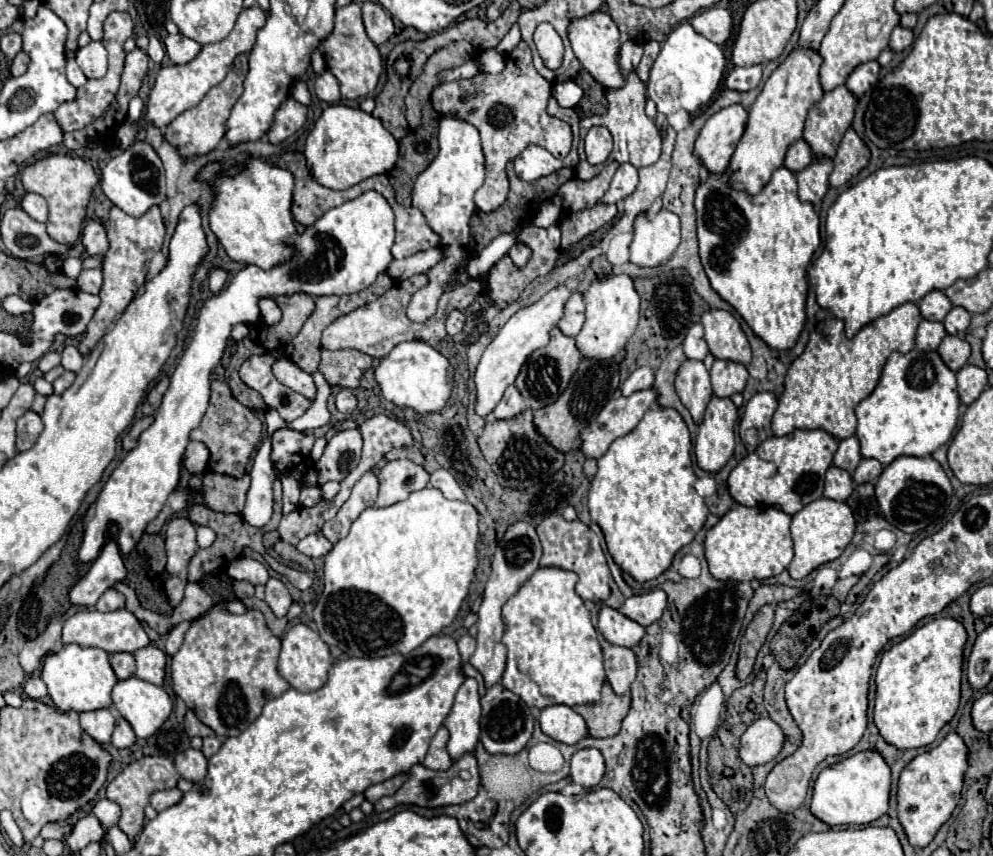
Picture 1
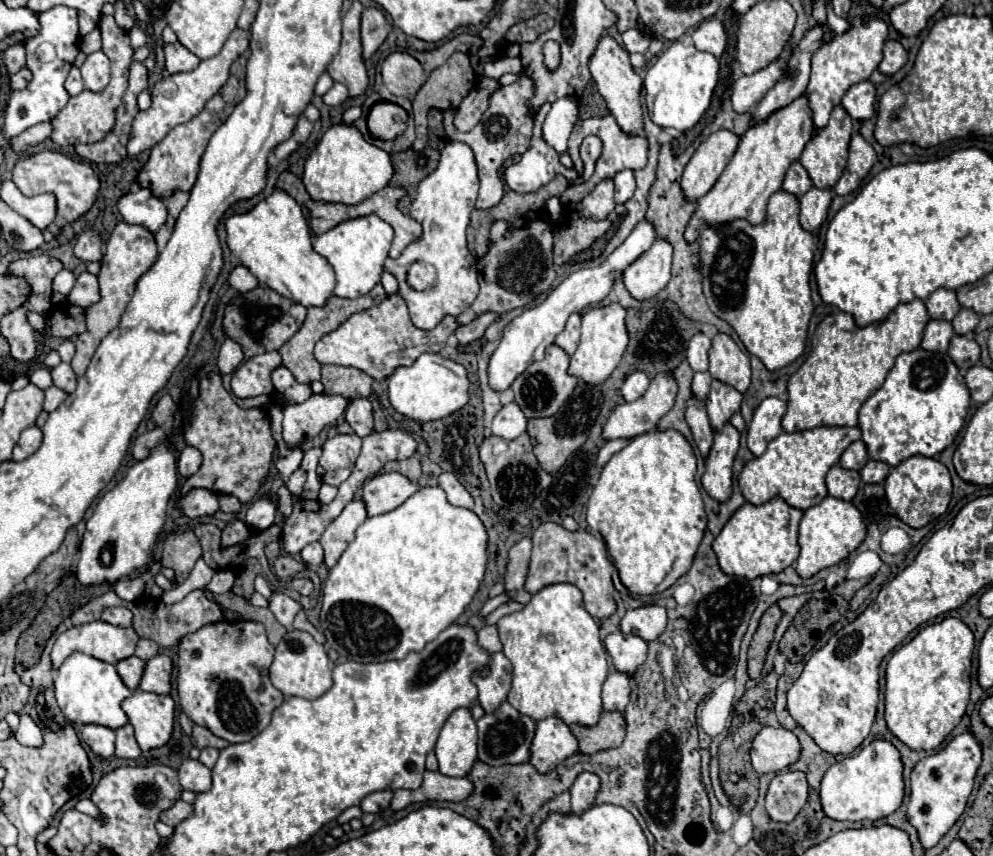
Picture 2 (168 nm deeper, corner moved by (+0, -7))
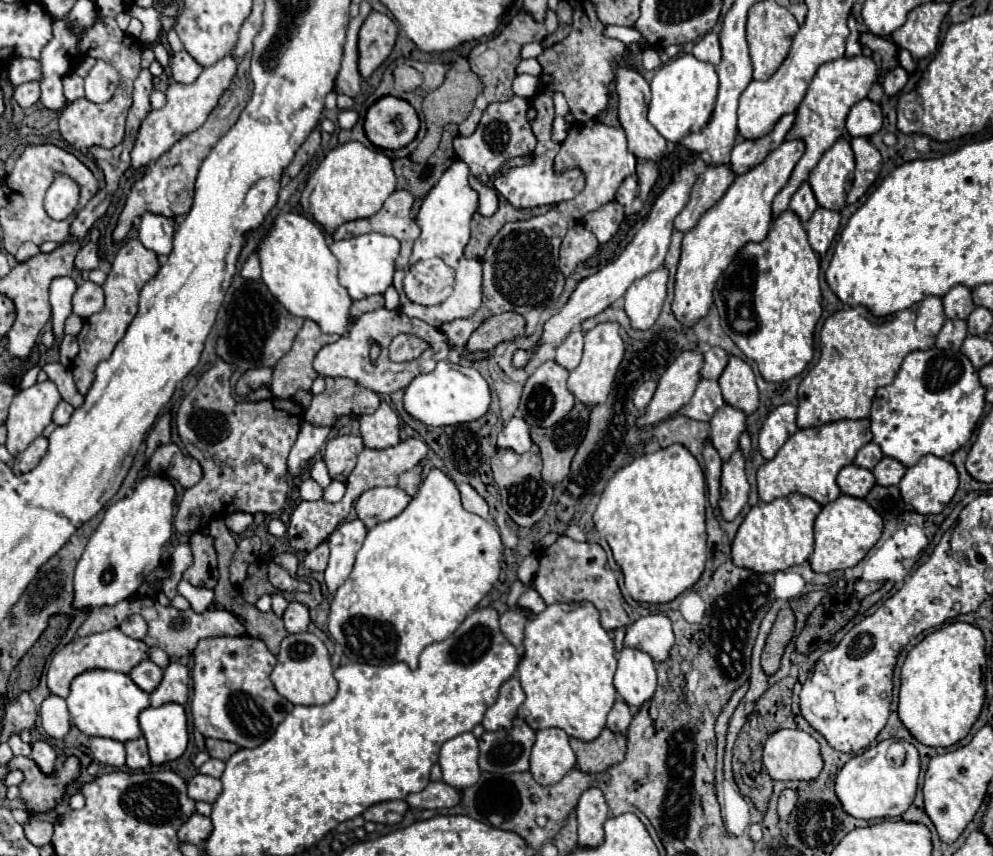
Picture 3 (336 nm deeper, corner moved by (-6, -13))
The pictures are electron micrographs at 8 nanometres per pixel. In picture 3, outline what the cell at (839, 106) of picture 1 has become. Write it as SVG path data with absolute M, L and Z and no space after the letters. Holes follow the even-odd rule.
M841 136L819 160L809 176L809 184L819 206L829 210L841 210L845 206L847 192L853 184L855 156L851 140Z

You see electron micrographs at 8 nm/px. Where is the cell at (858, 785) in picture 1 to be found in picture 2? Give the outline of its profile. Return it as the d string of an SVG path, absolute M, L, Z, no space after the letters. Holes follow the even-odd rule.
M873 740L863 746L859 754L847 756L833 764L821 780L821 804L825 814L833 820L879 820L893 814L905 796L903 784L903 762L899 750L887 740Z

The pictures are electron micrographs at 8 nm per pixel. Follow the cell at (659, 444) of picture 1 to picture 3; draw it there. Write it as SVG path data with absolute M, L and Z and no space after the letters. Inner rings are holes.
M671 444L651 454L631 458L607 482L597 510L593 514L595 528L613 550L615 562L625 576L625 588L637 602L663 604L691 588L705 568L705 476L695 456L683 444Z

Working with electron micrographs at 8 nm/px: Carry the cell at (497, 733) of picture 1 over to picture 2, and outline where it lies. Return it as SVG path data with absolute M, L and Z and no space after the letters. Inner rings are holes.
M503 702L501 708L493 714L483 716L477 720L479 728L479 760L489 766L503 766L503 764L523 764L529 760L529 748L535 734L535 722L517 712L509 702Z

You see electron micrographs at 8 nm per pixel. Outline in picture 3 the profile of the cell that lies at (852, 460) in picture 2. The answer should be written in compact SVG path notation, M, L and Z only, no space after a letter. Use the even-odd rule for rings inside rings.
M869 442L869 444L865 444L859 452L857 452L857 456L855 456L855 466L859 466L859 468L865 468L865 470L873 470L873 466L879 462L883 458L883 452L881 452L881 448L877 446L877 444L873 444L873 442Z

